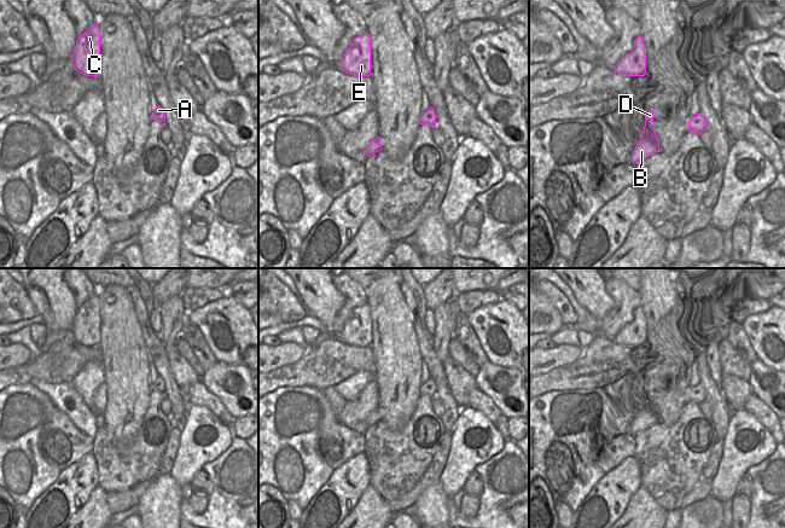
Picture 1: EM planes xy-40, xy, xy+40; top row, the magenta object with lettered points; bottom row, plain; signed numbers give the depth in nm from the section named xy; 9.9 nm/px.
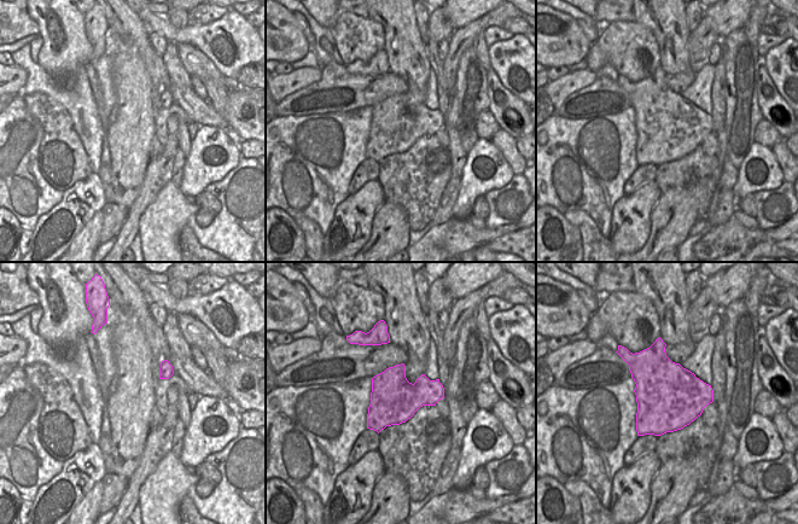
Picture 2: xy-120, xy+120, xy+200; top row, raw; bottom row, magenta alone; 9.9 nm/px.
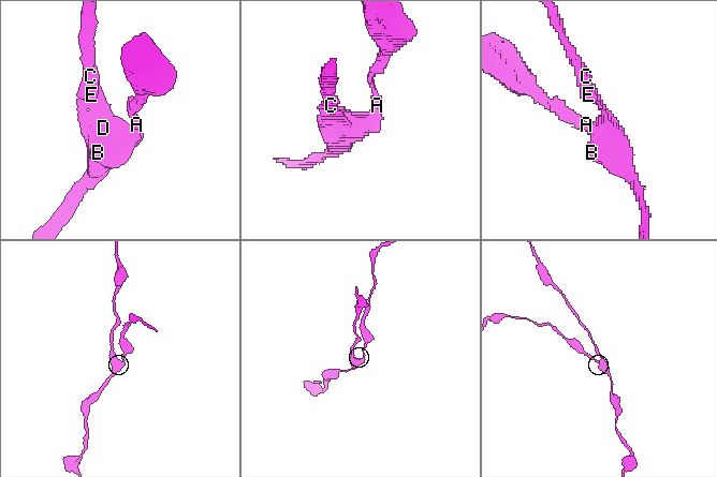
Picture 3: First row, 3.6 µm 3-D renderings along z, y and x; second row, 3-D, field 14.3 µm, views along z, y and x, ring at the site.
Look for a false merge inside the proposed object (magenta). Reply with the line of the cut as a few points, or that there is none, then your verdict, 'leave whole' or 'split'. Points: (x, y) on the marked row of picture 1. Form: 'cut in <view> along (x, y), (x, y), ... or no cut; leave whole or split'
no cut; leave whole

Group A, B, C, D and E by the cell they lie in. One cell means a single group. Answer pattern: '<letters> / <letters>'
A B C D E

